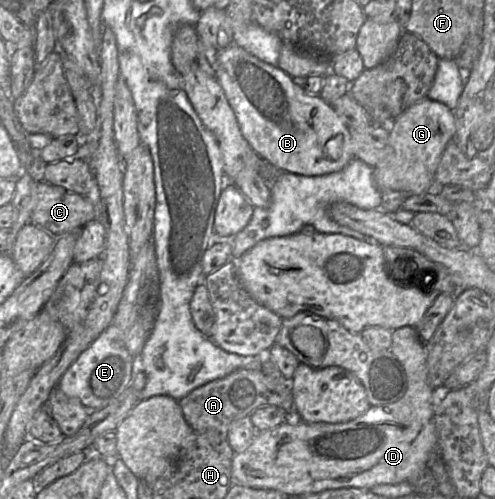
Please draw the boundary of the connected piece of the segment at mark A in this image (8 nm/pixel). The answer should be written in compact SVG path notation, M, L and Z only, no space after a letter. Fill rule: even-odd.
M237 369L223 378L210 381L180 399L179 404L186 422L196 434L214 429L225 438L233 421L250 416L261 407L275 405L289 412L290 417L296 416L290 381L284 377L267 376L255 369Z

